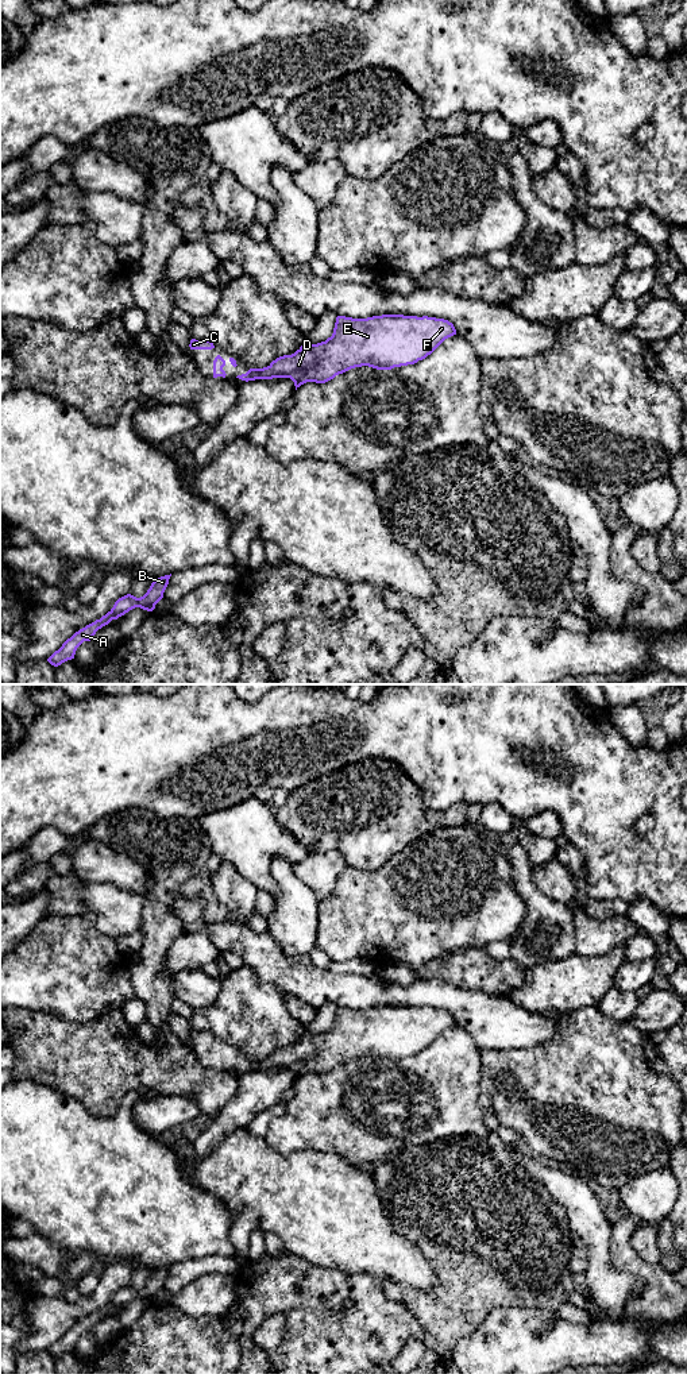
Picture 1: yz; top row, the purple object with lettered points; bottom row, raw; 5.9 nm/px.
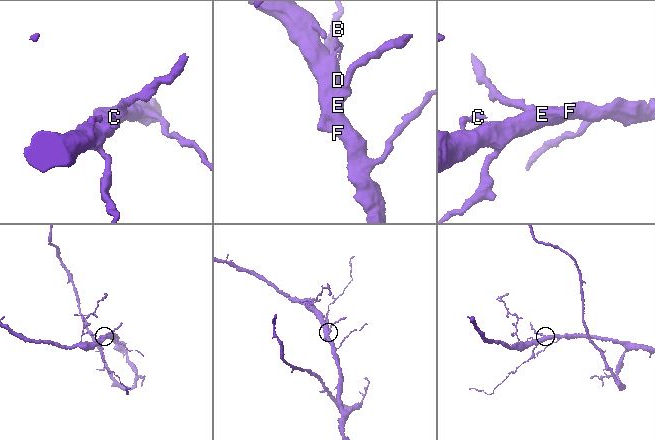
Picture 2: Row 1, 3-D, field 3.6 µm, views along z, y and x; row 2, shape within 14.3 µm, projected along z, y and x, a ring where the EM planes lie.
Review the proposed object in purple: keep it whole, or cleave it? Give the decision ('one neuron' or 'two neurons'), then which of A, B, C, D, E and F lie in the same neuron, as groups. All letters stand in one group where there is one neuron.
one neuron; A B C D E F

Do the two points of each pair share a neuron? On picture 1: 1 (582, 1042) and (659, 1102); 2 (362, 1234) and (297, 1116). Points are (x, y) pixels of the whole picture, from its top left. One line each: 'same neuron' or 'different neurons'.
1: same neuron
2: different neurons

